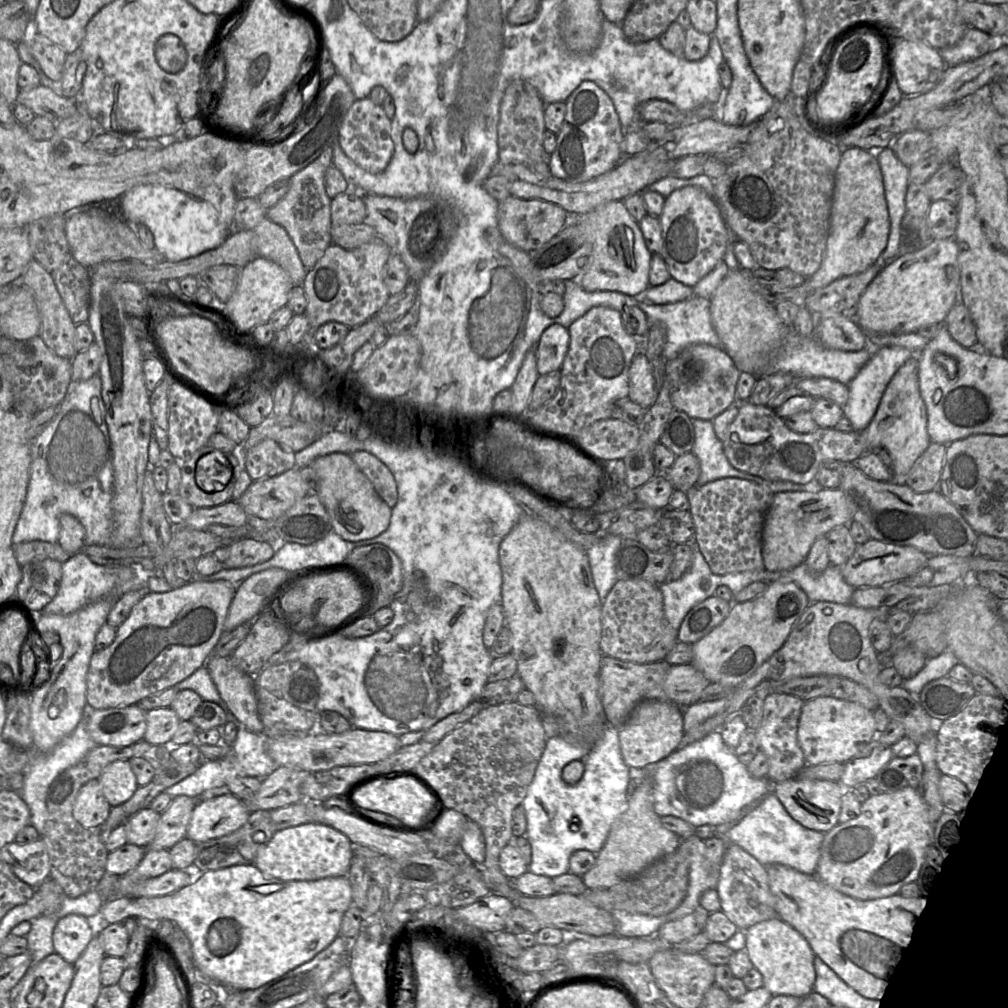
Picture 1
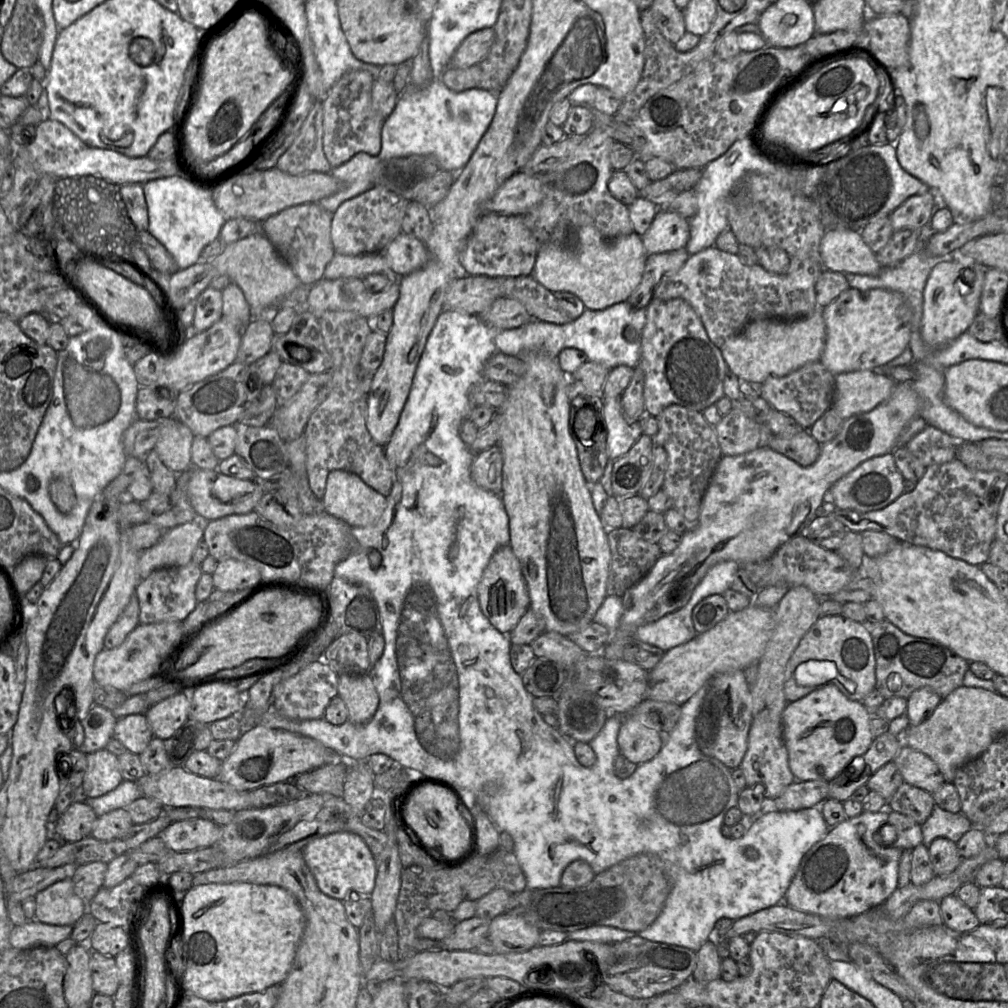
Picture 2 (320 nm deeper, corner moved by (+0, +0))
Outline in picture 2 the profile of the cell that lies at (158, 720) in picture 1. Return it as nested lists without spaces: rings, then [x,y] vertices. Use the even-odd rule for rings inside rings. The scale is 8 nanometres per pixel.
[[[131,714],[117,719],[113,736],[137,755],[147,748],[154,737],[145,714]]]

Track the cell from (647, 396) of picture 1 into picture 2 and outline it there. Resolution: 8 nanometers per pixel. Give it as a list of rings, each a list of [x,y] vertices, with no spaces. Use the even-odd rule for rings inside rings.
[[[621,397],[603,399],[603,414],[607,427],[607,453],[615,461],[626,454],[643,434],[640,421],[628,423],[623,416]]]

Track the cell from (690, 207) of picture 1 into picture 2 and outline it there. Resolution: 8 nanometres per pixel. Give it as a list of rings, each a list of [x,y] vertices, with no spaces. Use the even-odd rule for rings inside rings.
[[[659,208],[652,224],[641,238],[648,255],[686,249],[690,239],[689,219]]]

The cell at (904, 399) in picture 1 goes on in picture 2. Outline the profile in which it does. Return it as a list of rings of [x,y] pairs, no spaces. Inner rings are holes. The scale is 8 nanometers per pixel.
[[[959,250],[933,267],[924,288],[920,323],[921,337],[927,345],[943,347],[967,331],[979,313],[987,270],[974,259],[959,254]]]

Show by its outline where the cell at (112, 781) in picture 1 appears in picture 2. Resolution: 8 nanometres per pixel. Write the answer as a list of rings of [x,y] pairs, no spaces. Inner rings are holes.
[[[106,749],[87,755],[83,789],[87,798],[96,798],[114,790],[122,781],[118,756]]]

